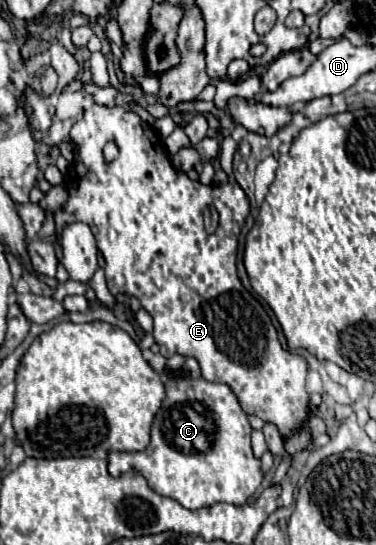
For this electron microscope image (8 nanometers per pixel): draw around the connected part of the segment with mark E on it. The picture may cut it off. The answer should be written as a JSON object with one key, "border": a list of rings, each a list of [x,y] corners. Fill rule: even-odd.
{"border":[[[93,104],[89,110],[85,110],[85,116],[73,124],[71,140],[75,142],[77,150],[75,168],[83,168],[83,174],[75,180],[71,196],[63,208],[53,212],[57,240],[61,240],[63,228],[67,224],[89,224],[105,259],[109,292],[131,294],[141,302],[155,322],[153,336],[165,358],[171,358],[173,354],[193,356],[201,364],[203,378],[231,386],[243,410],[247,414],[259,416],[265,422],[273,422],[283,438],[301,428],[301,424],[305,426],[309,416],[309,394],[305,390],[307,362],[303,356],[289,354],[281,348],[271,318],[247,290],[243,298],[243,284],[239,282],[236,262],[239,232],[249,216],[249,198],[241,186],[235,180],[223,186],[203,186],[201,182],[189,180],[187,174],[179,174],[171,166],[159,135],[127,108],[105,108]],[[109,140],[117,144],[119,158],[107,164],[101,150]],[[209,204],[215,207],[220,217],[219,227],[213,234],[207,234],[203,226],[203,208]]]}

